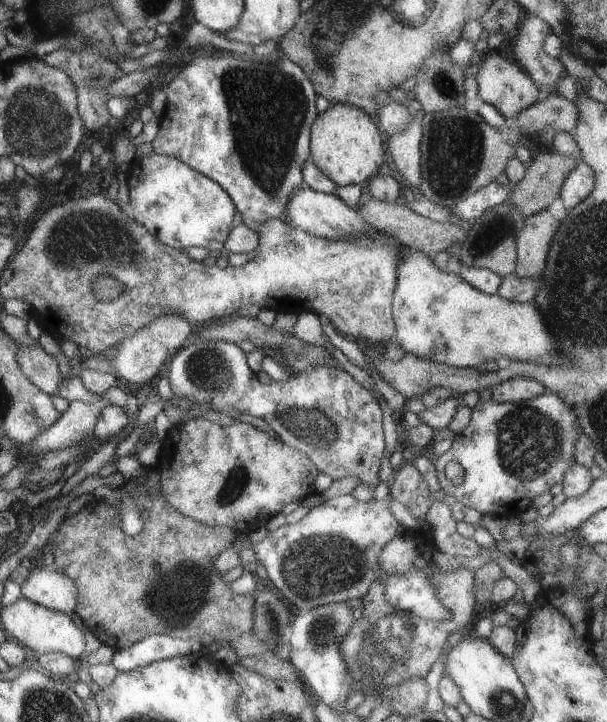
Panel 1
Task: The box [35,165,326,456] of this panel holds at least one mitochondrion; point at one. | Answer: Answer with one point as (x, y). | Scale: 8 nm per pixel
(88, 234)

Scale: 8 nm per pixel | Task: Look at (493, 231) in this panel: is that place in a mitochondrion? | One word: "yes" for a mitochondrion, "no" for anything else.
yes

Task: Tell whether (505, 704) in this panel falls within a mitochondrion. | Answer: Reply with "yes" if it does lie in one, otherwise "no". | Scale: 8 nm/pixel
yes

